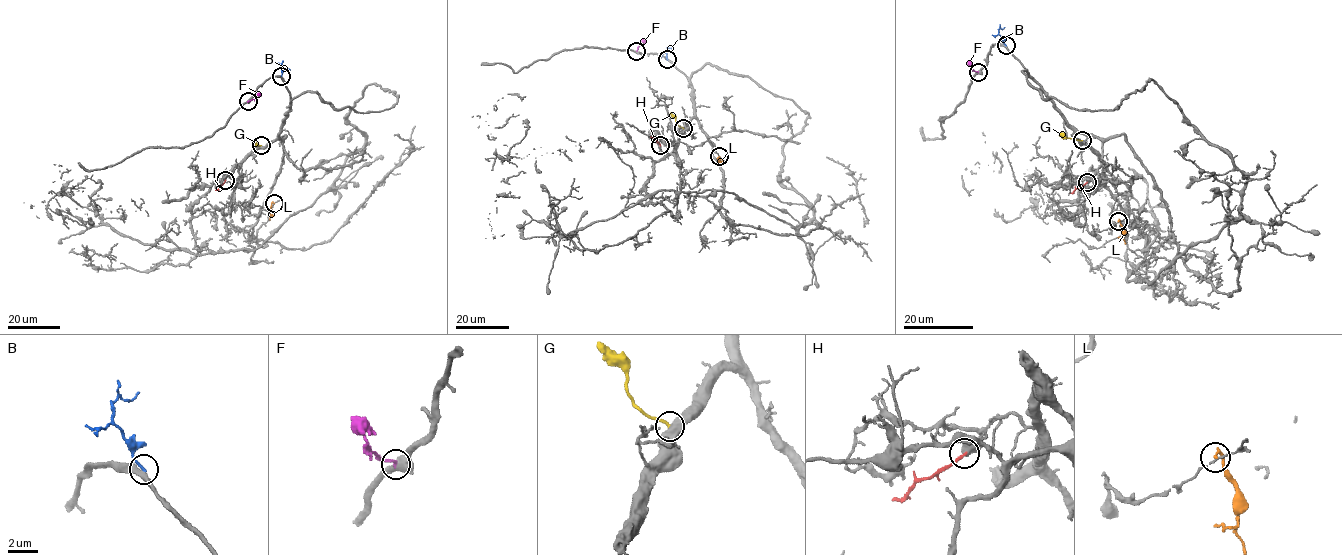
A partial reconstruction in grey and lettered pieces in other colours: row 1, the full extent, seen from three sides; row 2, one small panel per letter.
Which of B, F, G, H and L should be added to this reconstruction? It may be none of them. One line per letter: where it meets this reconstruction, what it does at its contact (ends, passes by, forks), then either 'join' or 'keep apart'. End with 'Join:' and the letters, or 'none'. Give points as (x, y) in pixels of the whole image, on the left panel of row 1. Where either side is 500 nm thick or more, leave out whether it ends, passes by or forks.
B: (281, 76) | it ends | keep apart
F: (248, 101) | keep apart
G: (261, 145) | keep apart
H: (225, 180) | keep apart
L: (274, 203) | it ends | keep apart
Join: none

